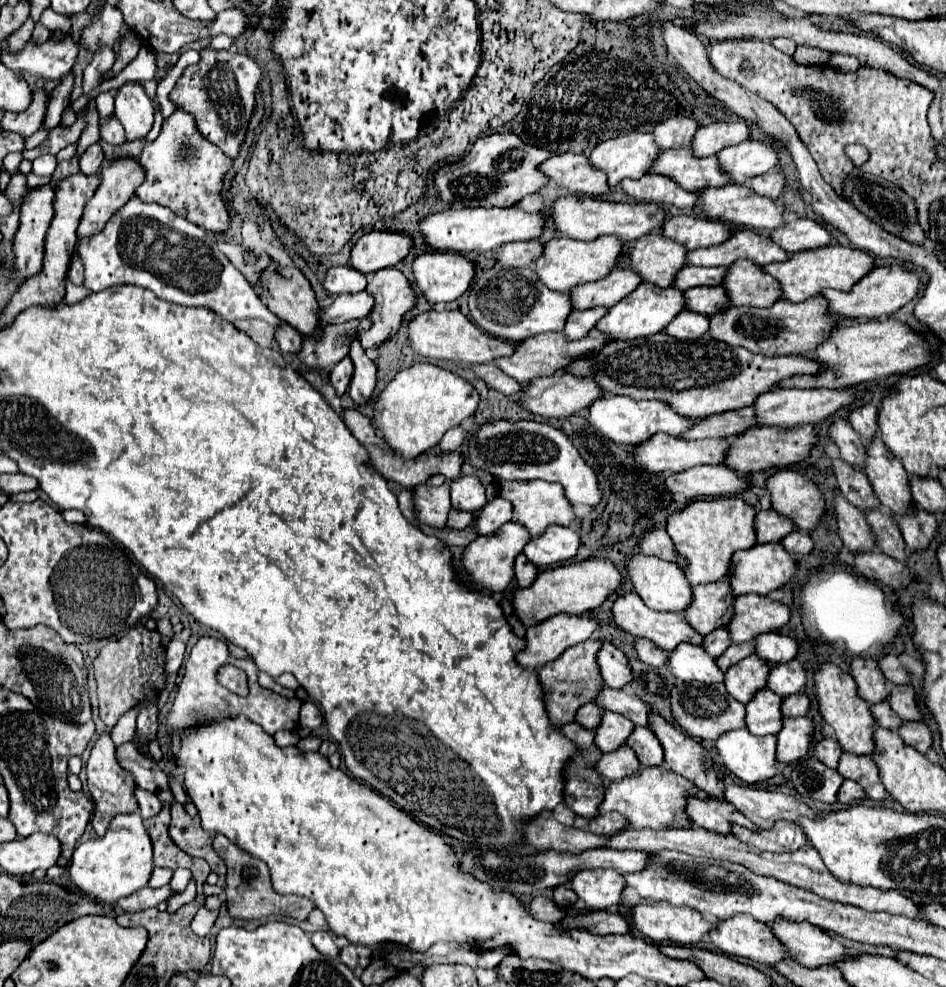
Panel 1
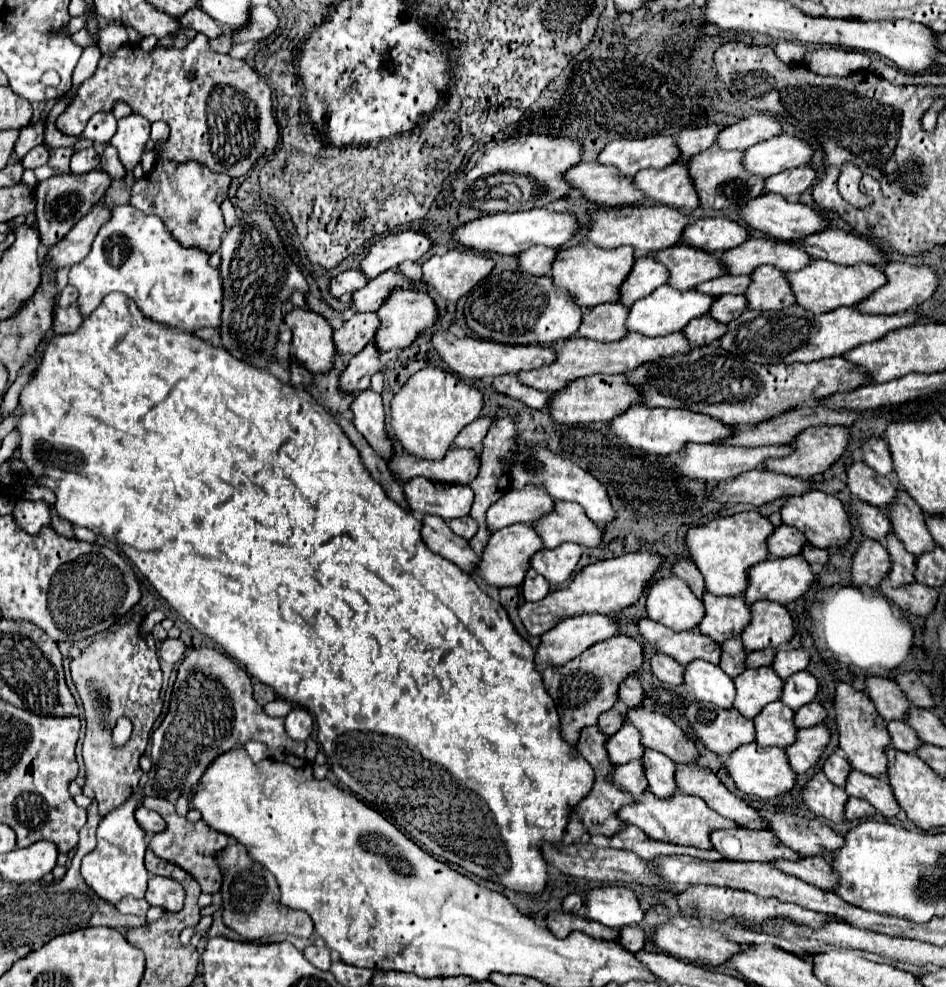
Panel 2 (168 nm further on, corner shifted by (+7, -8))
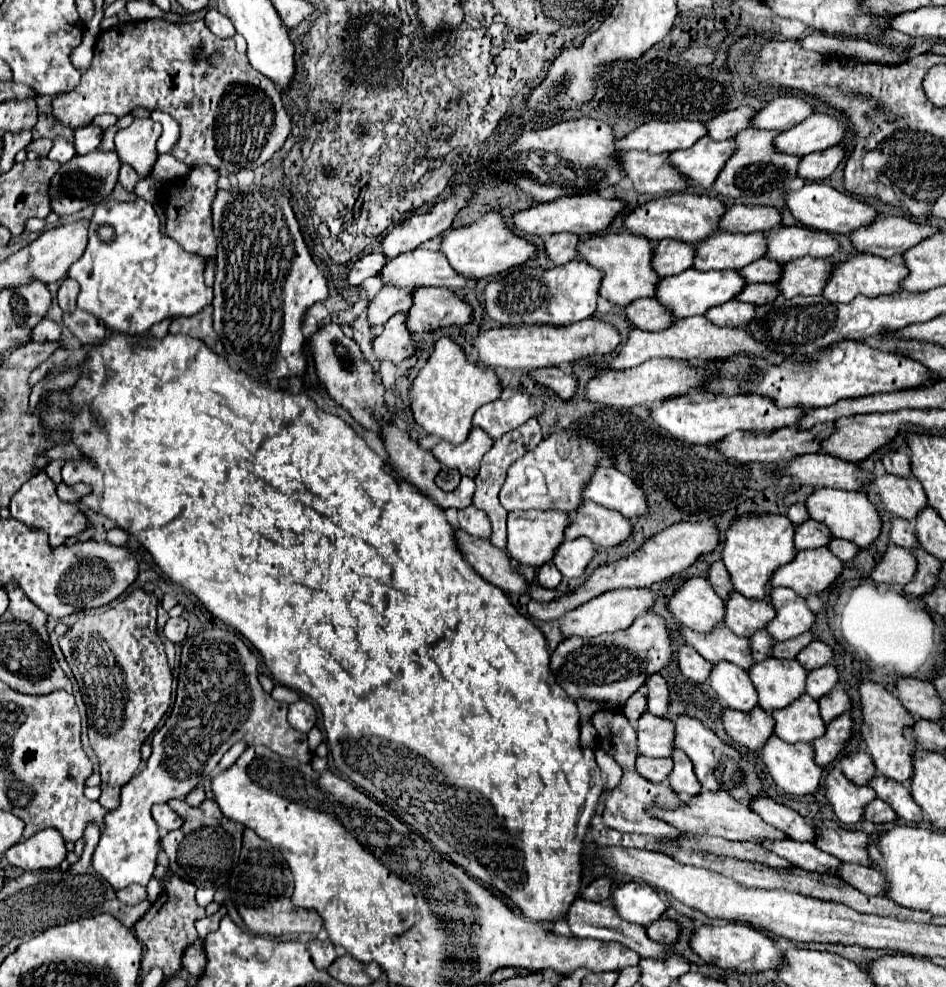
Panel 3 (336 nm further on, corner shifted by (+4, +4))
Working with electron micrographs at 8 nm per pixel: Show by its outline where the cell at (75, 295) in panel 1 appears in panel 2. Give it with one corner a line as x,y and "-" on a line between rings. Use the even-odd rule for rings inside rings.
69,306
69,308
59,308
53,320
53,330
55,334
71,334
75,332
79,326
83,324
83,318
77,310
77,306

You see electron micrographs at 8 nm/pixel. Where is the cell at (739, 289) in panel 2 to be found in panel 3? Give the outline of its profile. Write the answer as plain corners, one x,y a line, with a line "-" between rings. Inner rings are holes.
766,258
754,260
754,262
750,262
748,266
740,268
738,274
740,274
748,284
752,284
752,282
774,282
776,276
778,276
778,262
766,260

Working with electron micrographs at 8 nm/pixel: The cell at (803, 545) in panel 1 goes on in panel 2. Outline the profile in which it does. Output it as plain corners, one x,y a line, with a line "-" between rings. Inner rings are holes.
807,544
801,554
809,560
809,564
821,564
823,566
829,562
829,550
821,550
821,548
811,546
811,544

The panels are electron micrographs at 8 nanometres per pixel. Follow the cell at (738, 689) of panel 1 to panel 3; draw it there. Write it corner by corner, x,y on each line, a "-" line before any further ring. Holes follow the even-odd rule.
766,658
750,668
750,680
758,692
758,706
772,712
804,694
806,670
794,660

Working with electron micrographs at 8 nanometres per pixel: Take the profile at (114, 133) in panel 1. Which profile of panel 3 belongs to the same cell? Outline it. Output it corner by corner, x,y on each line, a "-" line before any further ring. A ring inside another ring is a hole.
122,162
122,166
120,166
120,184
126,190
134,190
134,186
136,186
138,180
140,180
140,176
134,172
134,168
130,168
130,164

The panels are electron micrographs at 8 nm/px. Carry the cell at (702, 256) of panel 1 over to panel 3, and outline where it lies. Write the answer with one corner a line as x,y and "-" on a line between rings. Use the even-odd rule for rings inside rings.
776,226
764,232
766,258
784,262
802,256
828,258
838,250
838,242
832,234
814,232
806,226

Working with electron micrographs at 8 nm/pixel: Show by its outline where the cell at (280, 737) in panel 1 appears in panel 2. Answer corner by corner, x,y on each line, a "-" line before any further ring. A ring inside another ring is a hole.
247,742
247,744
243,744
243,750
247,752
247,756
249,756
253,762
265,760
265,756
267,756
265,746
263,746
263,744
259,744
259,742

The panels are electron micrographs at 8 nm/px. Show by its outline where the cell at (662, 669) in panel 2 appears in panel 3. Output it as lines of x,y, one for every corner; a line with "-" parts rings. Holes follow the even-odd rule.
684,644
678,648
678,668
686,678
690,678
694,682
704,682
706,676
710,674
712,664
708,660
704,660
698,652
694,652
694,648

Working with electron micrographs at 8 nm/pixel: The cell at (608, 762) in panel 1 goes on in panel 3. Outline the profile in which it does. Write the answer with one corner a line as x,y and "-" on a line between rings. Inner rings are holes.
638,756
636,758
636,770
646,780
656,782
656,784
664,784
664,782
668,782
666,776
670,774
670,758
646,758
646,756

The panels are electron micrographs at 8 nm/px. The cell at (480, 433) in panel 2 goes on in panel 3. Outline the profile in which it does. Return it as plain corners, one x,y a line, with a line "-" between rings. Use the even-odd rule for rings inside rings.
514,394
510,400
488,402
476,410
472,426
482,428
494,440
510,432
512,428
522,426
528,418
534,418
542,412
542,400
530,394

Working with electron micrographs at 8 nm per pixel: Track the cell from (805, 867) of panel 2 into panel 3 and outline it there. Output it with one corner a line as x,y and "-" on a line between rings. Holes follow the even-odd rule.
842,862
836,870
836,876
844,880
846,884
862,890
864,894
878,894
884,896
884,880
882,874
876,868
852,864
852,862

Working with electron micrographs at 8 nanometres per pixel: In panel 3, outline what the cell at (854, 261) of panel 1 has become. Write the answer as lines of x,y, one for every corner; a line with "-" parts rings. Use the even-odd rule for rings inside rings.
852,254
846,260
838,262
828,276
828,282
822,290
822,296
830,302
850,302
854,296
878,296
878,294
892,294
898,290
900,280
906,278
906,266
902,262
892,262
886,258
878,258
872,254

